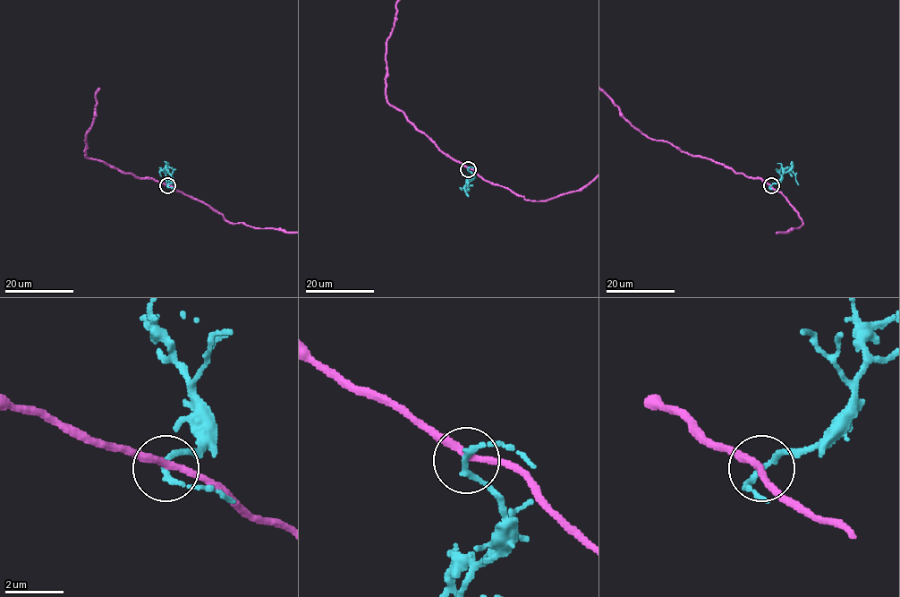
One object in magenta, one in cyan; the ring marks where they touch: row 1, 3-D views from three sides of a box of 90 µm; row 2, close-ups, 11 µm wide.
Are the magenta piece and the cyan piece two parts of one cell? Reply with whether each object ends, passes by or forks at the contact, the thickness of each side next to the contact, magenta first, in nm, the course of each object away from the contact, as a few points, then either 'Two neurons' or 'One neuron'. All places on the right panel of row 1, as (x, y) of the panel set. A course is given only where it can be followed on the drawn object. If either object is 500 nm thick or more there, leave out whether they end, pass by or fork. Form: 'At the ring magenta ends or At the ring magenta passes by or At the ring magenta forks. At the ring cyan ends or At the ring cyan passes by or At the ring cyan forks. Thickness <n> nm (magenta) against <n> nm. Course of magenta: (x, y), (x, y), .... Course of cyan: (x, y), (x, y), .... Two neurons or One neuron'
At the ring magenta passes by. At the ring cyan passes by. Thickness 240 nm (magenta) against 190 nm. Course of cyan: (770, 185), (777, 182), (787, 167), (794, 174), (798, 184). Two neurons

